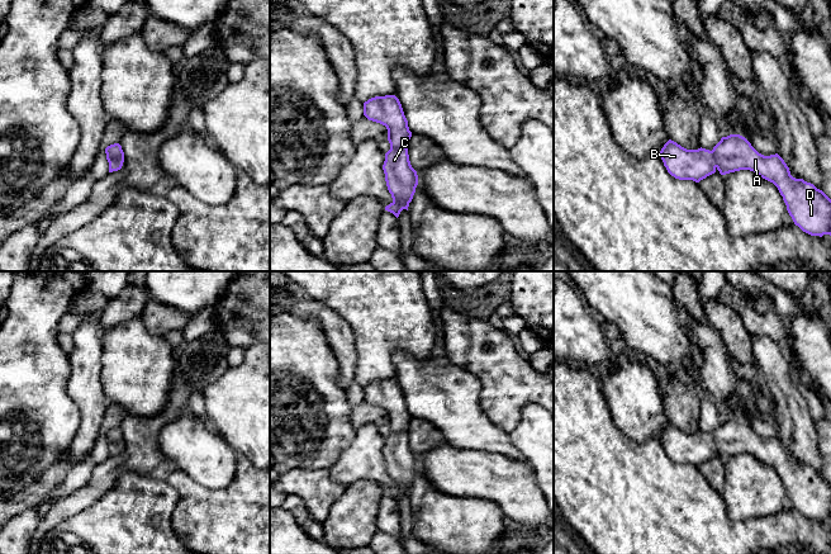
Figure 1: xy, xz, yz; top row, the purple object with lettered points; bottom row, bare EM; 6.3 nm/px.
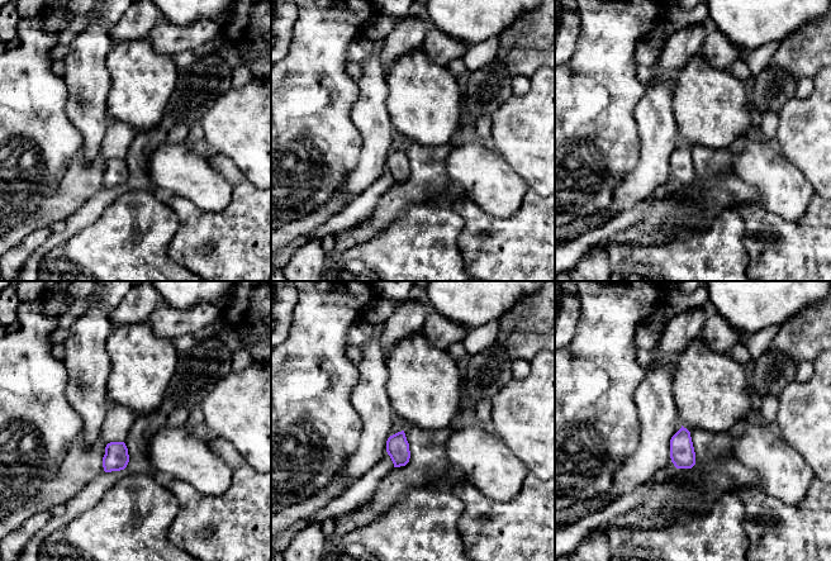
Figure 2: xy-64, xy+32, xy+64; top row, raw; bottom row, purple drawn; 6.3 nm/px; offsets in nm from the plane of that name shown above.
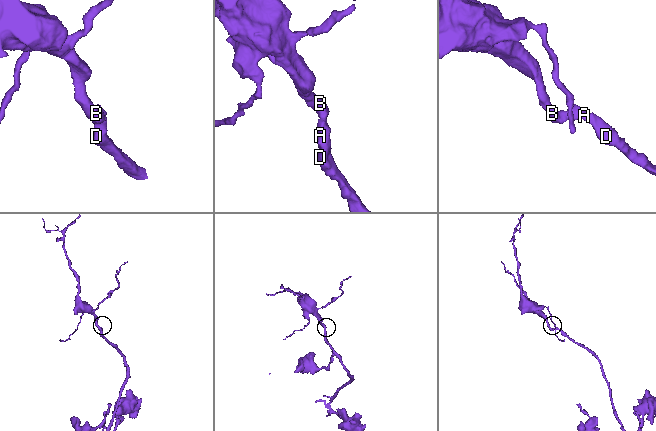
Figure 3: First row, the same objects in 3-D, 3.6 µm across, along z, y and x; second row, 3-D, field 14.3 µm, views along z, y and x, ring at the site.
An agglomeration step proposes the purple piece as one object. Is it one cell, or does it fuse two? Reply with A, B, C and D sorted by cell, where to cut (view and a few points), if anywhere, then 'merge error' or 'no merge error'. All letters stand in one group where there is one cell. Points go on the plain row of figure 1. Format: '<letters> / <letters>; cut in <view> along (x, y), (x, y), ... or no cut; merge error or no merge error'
A B C D; no cut; no merge error

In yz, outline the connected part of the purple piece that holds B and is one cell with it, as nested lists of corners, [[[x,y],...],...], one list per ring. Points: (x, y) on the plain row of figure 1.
[[[740,418],[722,421],[712,435],[687,434],[669,423],[660,440],[668,456],[679,464],[699,467],[717,454],[721,459],[754,455],[778,472],[796,510],[811,520],[831,520],[831,483],[813,468],[793,461],[778,437],[764,440]]]

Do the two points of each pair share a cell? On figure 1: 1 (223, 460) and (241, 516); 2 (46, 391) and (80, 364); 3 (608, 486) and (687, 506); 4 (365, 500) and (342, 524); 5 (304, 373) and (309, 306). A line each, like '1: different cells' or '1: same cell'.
1: different cells
2: different cells
3: same cell
4: same cell
5: different cells

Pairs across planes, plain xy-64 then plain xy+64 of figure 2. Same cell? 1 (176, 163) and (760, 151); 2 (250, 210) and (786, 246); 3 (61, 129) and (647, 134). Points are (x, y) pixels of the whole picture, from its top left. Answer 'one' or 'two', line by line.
1: one
2: one
3: two

